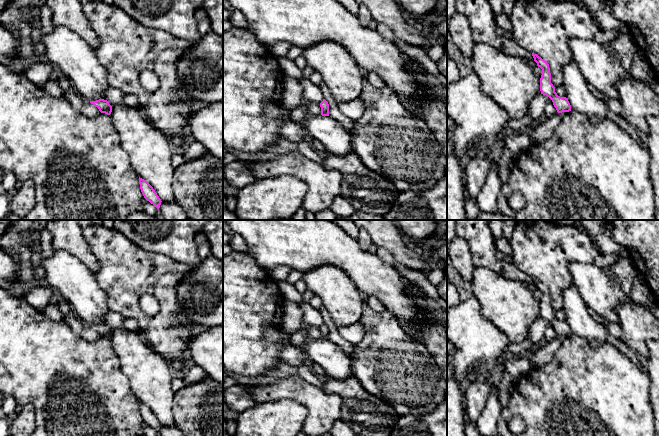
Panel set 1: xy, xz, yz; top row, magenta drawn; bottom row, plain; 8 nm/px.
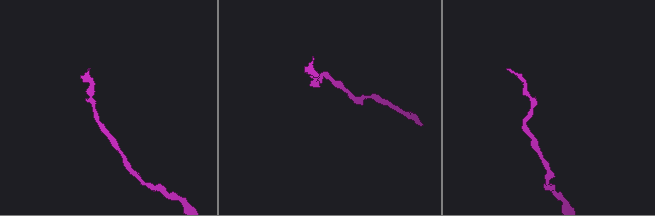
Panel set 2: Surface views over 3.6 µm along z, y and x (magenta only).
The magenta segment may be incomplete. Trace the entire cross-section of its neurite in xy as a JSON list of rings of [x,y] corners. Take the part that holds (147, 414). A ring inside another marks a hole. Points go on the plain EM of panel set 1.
[[[140,401],[139,408],[144,422],[159,434],[162,425],[153,413],[153,411],[146,404]]]

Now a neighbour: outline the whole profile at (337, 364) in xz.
[[[309,338],[302,347],[307,358],[324,369],[325,377],[344,380],[353,376],[350,354],[330,340]]]

